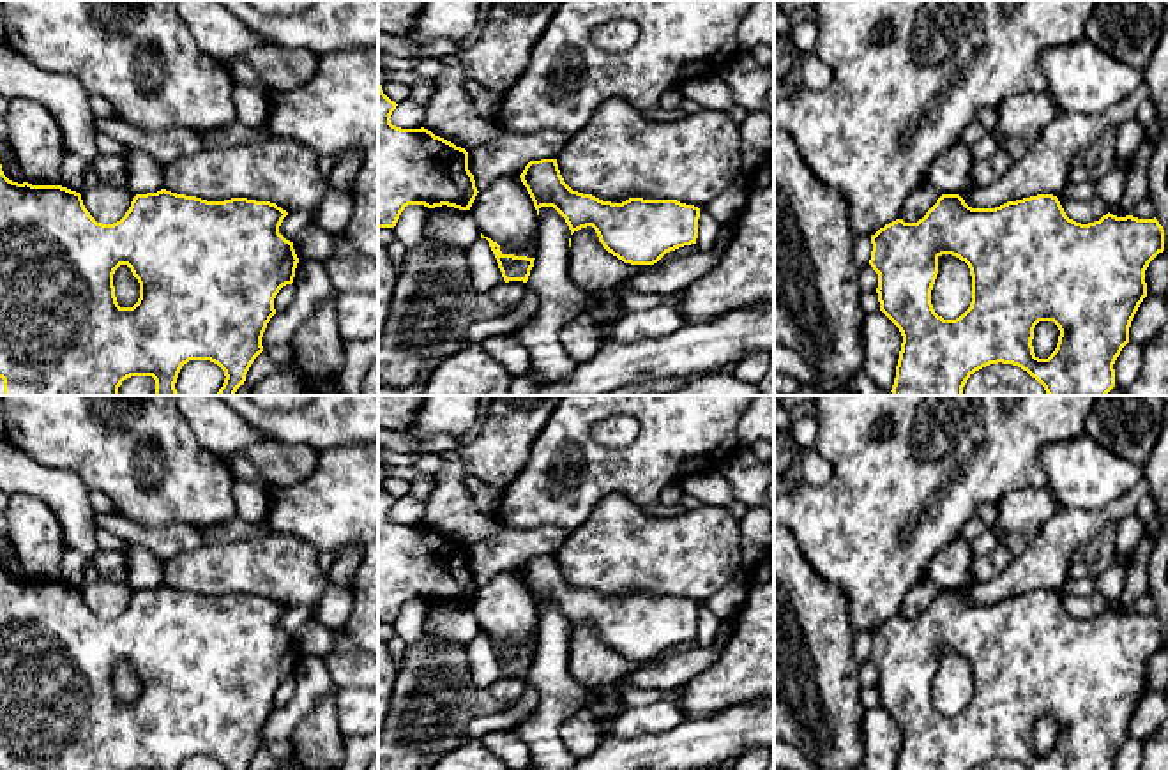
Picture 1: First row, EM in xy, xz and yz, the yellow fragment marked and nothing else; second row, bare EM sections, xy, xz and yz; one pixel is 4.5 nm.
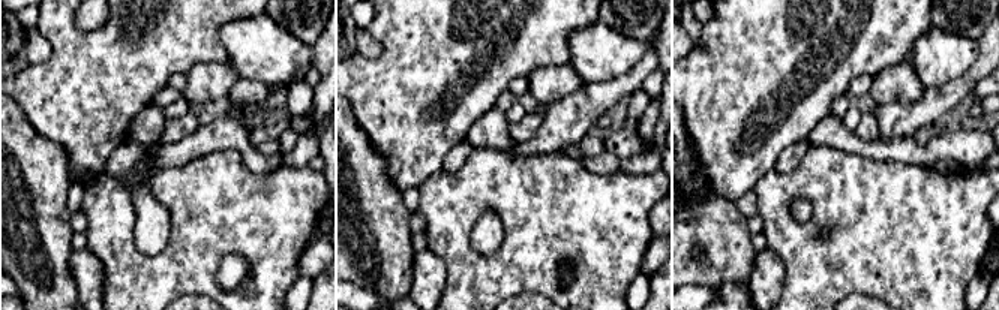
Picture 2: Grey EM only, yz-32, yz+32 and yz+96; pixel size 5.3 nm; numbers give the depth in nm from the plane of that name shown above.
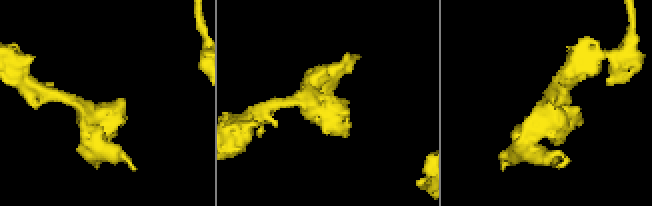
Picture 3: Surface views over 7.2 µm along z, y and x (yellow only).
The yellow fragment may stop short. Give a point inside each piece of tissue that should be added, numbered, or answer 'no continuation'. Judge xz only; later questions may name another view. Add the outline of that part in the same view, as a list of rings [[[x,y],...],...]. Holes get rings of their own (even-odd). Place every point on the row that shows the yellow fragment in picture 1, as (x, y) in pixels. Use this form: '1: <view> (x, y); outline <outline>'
no continuation

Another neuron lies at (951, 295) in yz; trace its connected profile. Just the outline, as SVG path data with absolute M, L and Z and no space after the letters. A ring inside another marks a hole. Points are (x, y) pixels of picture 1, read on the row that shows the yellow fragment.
M952 254L938 256L938 274L931 290L931 304L944 320L959 318L972 302L972 276L965 261Z

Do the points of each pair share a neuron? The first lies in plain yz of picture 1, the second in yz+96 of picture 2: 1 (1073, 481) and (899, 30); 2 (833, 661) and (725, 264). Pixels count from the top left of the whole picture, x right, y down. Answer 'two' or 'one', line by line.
1: two
2: one

